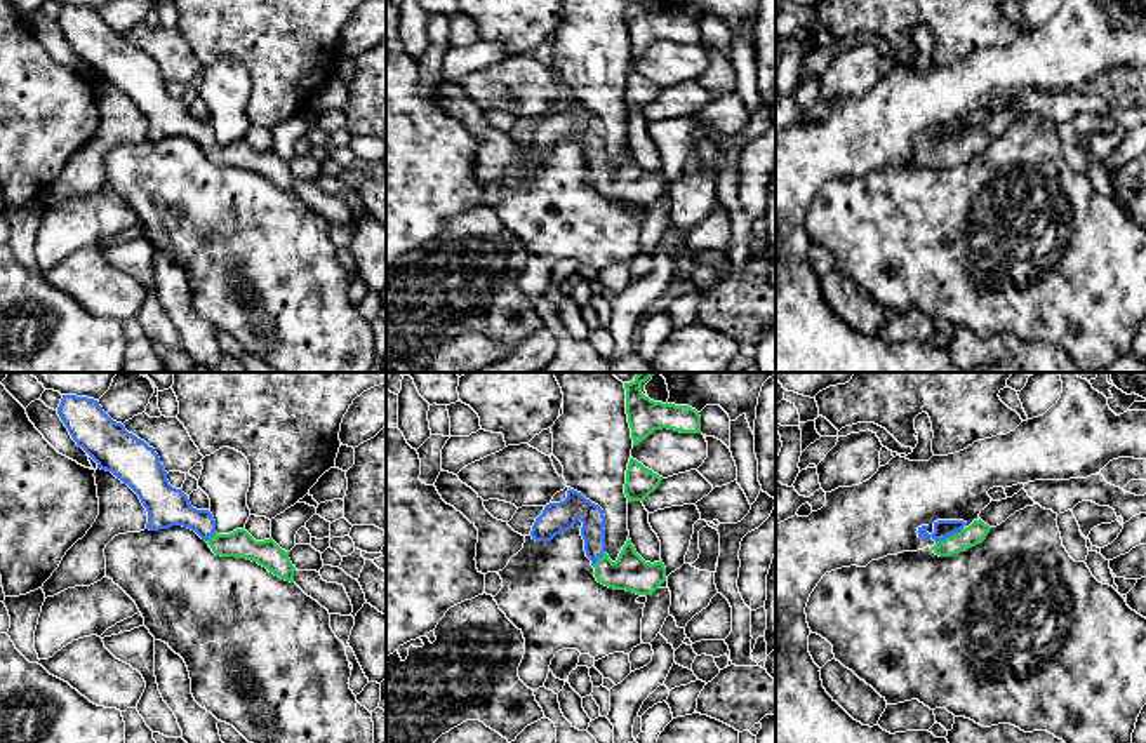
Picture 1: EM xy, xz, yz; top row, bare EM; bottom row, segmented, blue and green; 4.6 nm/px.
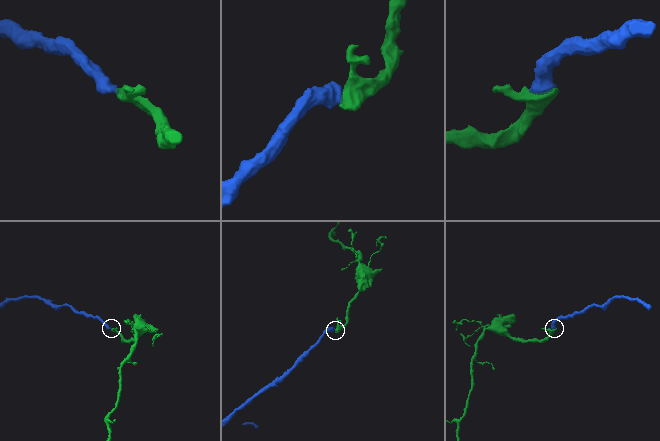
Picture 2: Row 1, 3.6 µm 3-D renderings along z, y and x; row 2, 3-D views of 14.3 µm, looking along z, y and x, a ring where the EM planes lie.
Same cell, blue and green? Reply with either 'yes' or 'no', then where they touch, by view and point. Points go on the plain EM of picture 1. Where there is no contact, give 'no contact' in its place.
yes; contact yz (948, 147)

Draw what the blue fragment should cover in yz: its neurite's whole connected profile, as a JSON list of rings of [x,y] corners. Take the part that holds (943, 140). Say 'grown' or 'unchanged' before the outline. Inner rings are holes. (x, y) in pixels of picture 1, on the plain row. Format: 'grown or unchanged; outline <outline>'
grown; outline [[[981,129],[970,136],[963,131],[937,131],[932,144],[927,143],[927,137],[918,137],[918,148],[932,148],[936,155],[930,158],[939,167],[951,167],[983,153],[991,139]]]

